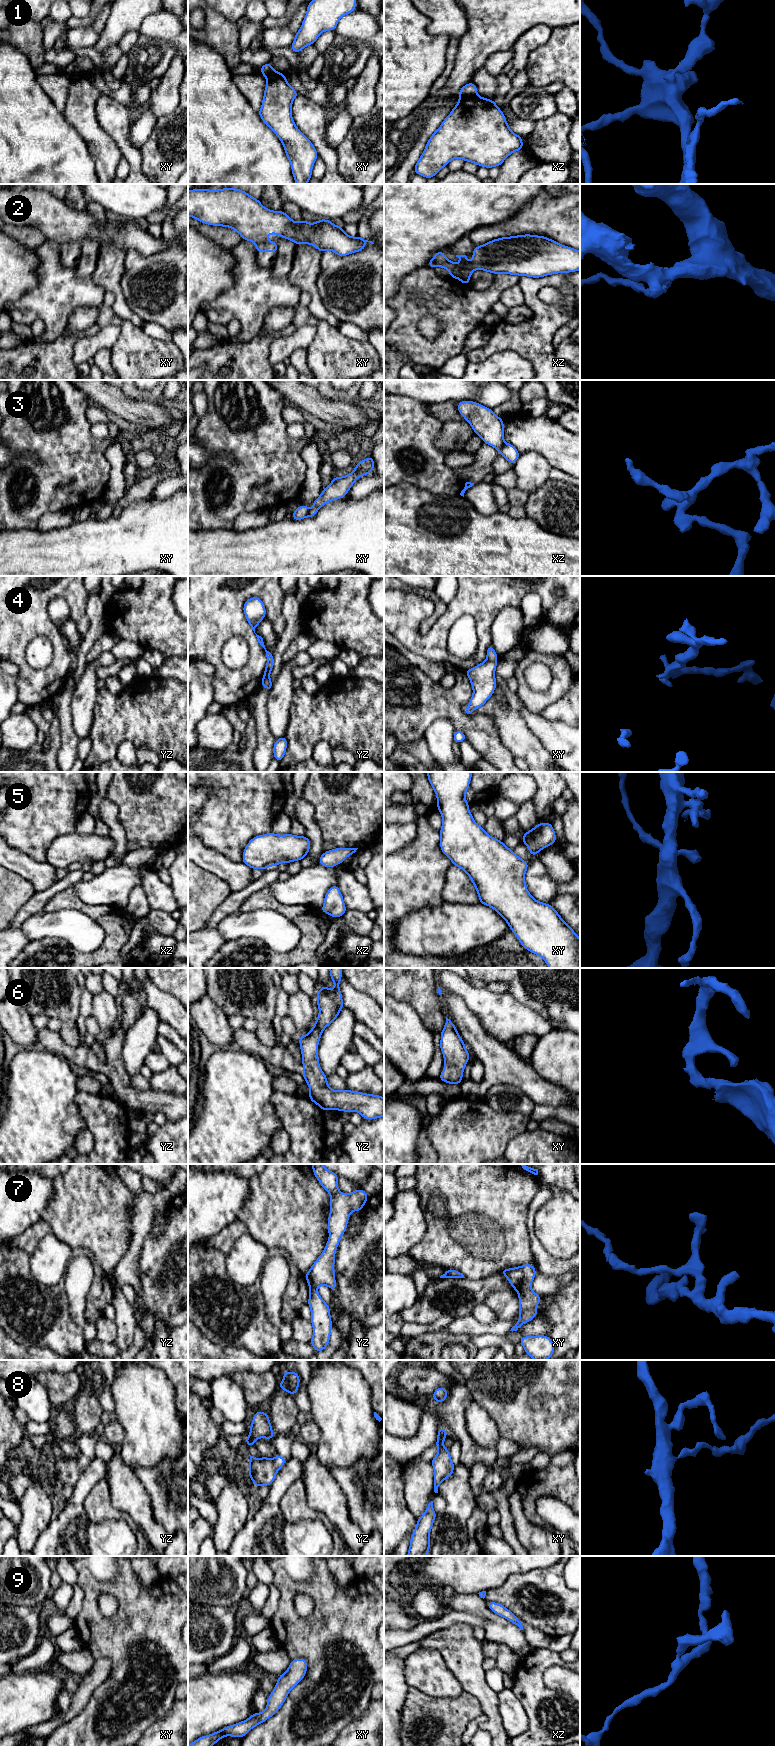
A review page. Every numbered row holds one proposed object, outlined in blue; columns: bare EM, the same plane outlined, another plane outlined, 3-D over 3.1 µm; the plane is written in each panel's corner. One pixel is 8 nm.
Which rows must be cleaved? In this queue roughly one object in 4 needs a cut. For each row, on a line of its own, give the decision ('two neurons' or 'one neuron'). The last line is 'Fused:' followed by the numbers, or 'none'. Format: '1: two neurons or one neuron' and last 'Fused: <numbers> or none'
1: two neurons
2: two neurons
3: two neurons
4: one neuron
5: one neuron
6: one neuron
7: two neurons
8: one neuron
9: one neuron
Fused: 1, 2, 3, 7

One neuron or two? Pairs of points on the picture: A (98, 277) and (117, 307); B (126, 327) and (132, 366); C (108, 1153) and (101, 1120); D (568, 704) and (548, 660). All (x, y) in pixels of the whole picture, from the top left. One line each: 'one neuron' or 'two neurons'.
A: one neuron
B: one neuron
C: one neuron
D: two neurons

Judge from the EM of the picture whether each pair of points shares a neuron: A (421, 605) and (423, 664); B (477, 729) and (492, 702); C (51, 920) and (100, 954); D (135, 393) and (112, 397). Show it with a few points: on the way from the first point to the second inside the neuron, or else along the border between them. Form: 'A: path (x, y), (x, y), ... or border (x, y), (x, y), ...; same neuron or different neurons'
A: border (403, 644), (413, 652), (441, 664); different neurons
B: border (472, 715), (487, 714), (498, 734); different neurons
C: border (105, 930), (97, 949), (78, 952), (71, 947); different neurons
D: border (119, 390), (132, 398), (148, 401); different neurons

